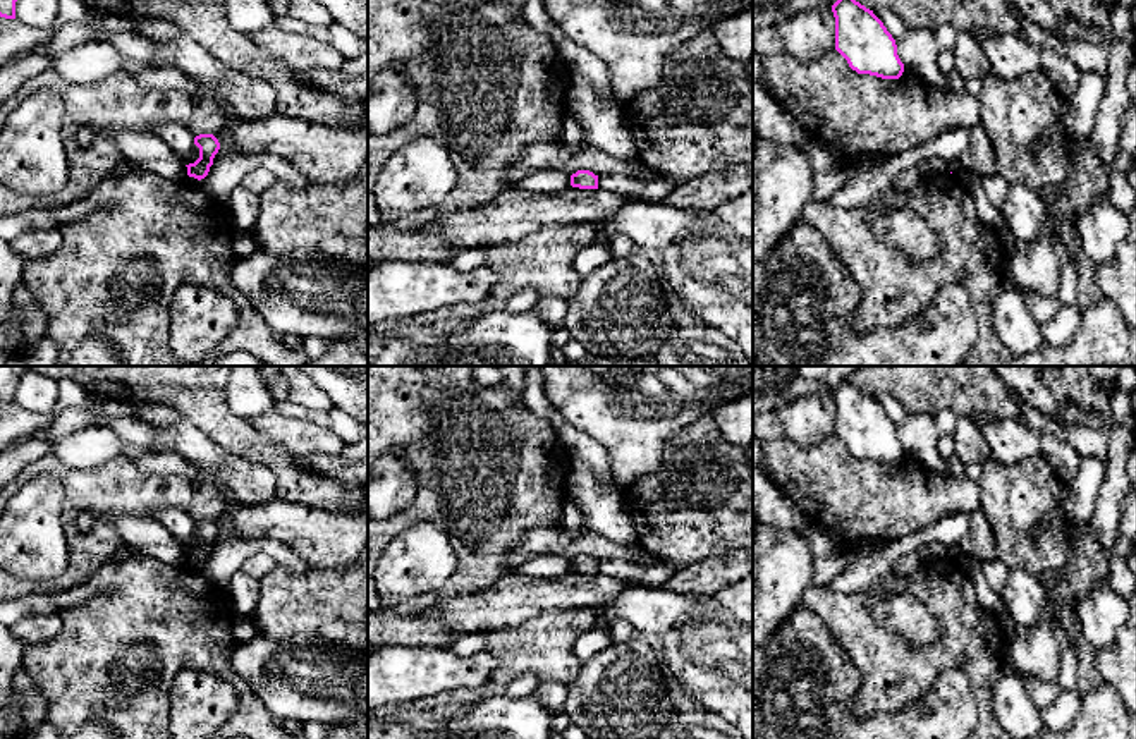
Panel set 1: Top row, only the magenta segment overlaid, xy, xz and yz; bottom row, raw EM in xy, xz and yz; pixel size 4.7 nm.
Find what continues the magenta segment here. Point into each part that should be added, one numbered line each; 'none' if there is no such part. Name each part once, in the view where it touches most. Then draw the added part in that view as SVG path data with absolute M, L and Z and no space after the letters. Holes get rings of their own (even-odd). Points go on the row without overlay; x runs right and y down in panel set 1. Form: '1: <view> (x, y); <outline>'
none

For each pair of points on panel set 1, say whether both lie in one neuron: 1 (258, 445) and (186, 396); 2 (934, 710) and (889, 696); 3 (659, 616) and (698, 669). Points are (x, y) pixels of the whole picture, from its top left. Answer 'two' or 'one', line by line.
1: one
2: two
3: two

